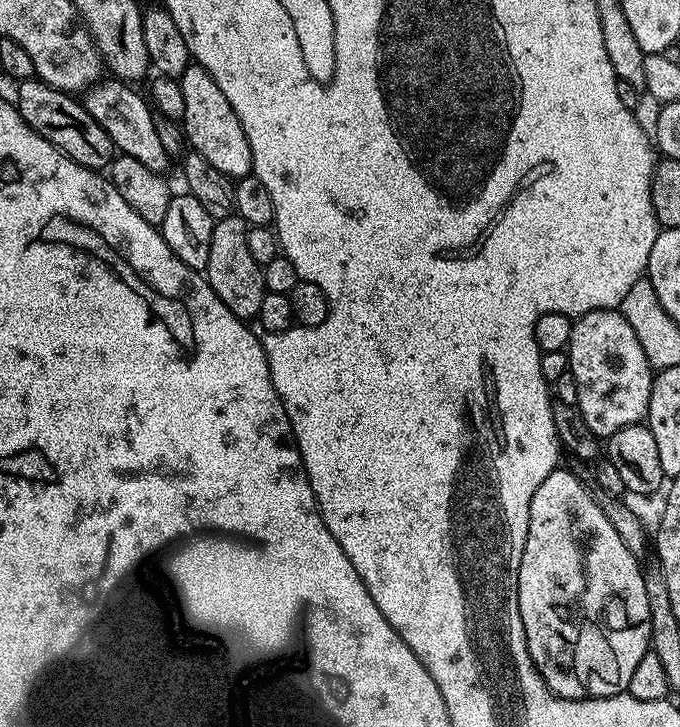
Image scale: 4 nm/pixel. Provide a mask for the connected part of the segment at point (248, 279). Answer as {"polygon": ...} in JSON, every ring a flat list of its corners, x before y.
{"polygon":[[235,214,215,221,210,234,210,262,206,269,208,285,226,302,226,306,234,315,245,322,259,317,262,298,266,291,264,286,264,269,250,254,250,246,246,243,249,224]]}

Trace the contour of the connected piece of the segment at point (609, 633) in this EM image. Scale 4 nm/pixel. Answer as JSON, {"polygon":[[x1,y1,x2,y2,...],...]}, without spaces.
{"polygon":[[564,466,557,467,534,490,534,498,530,502,530,522,526,530,526,546,522,550,522,566,518,570,518,610,522,614,522,626,526,630,528,649,536,669,540,676,548,683,556,696,564,700,587,700,598,696,619,696,627,693,630,686,630,677,638,662,648,651,652,643,652,627,650,626,650,598,646,598,646,582,644,581,644,569,641,561,630,550,626,550,626,542,618,538,618,530,610,526,610,521,602,510,598,510,598,502,594,502,589,485,583,484,572,472,567,472]]}

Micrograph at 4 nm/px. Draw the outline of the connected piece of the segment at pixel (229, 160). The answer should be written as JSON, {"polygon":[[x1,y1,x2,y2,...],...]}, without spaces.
{"polygon":[[195,62,188,65,179,82,182,99,186,101,182,129,191,151,228,177,249,175,253,171,250,142,246,138,246,130,242,130,242,122,238,122,238,114,234,114,234,106,230,106,230,102,226,102,226,94,218,90,218,82,214,82,208,71]]}

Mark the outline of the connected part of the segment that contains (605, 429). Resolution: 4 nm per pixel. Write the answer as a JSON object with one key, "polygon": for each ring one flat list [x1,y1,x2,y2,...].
{"polygon":[[597,310,579,317,572,325,570,342,566,351,568,371,572,373,576,383,575,406,596,438,612,436,626,426,641,423,647,417,654,369,648,364,642,343,621,311]]}

